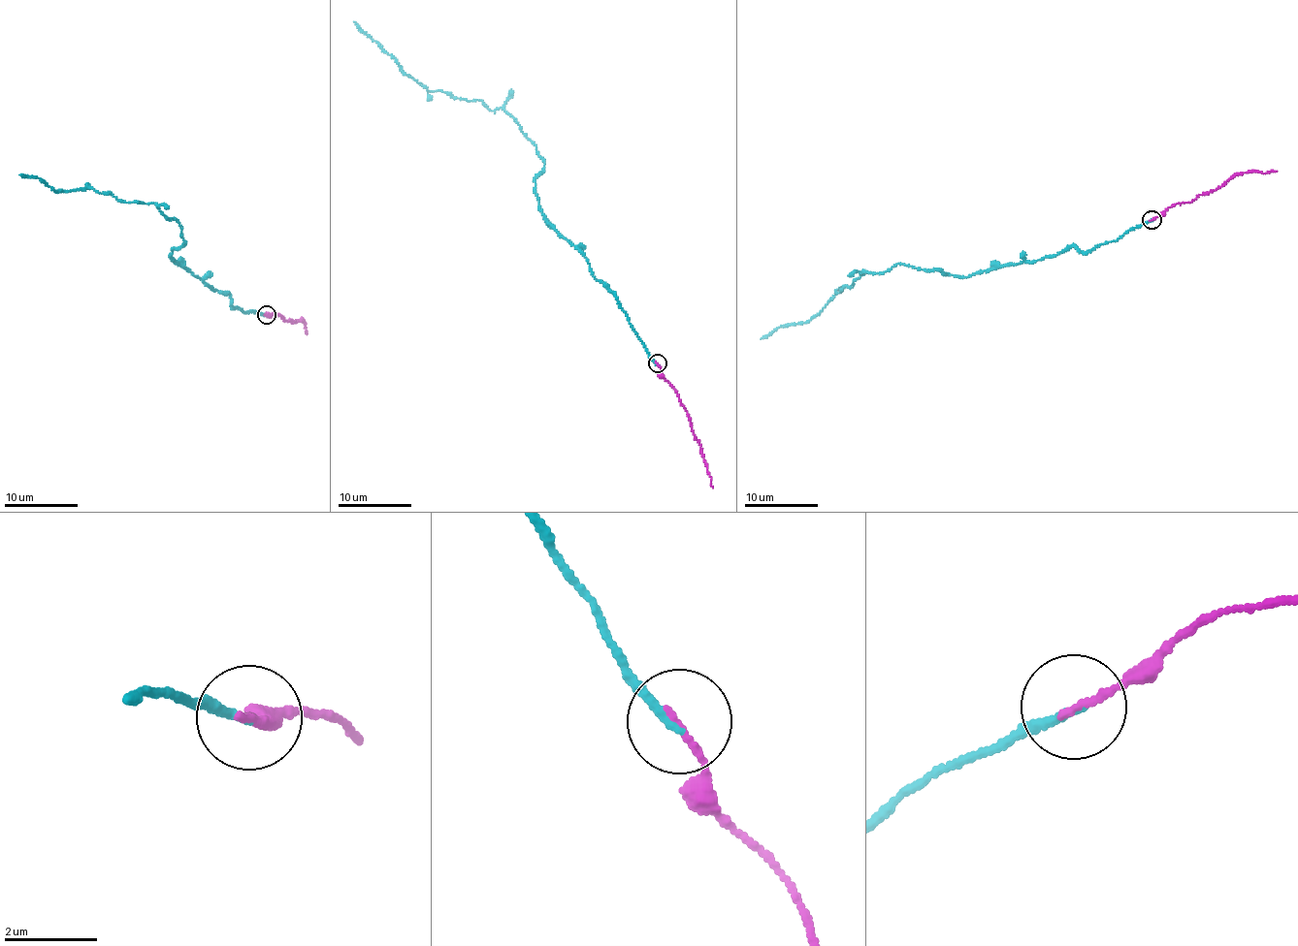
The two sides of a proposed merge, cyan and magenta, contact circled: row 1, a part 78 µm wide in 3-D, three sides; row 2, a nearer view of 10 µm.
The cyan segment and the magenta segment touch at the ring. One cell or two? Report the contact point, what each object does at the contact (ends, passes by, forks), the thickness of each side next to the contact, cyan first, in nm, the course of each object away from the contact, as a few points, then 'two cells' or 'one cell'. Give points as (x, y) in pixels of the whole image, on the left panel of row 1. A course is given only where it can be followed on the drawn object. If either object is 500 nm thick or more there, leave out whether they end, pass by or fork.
at (266, 315); cyan ends there; magenta ends there; 180 nm thick on the cyan side, 150 nm on the other; cyan runs (266, 315), (233, 307), (229, 295), (172, 260), (186, 241), (155, 203), (54, 191), (19, 174); magenta runs (266, 315), (280, 315), (287, 322), (302, 318), (307, 334); one cell

